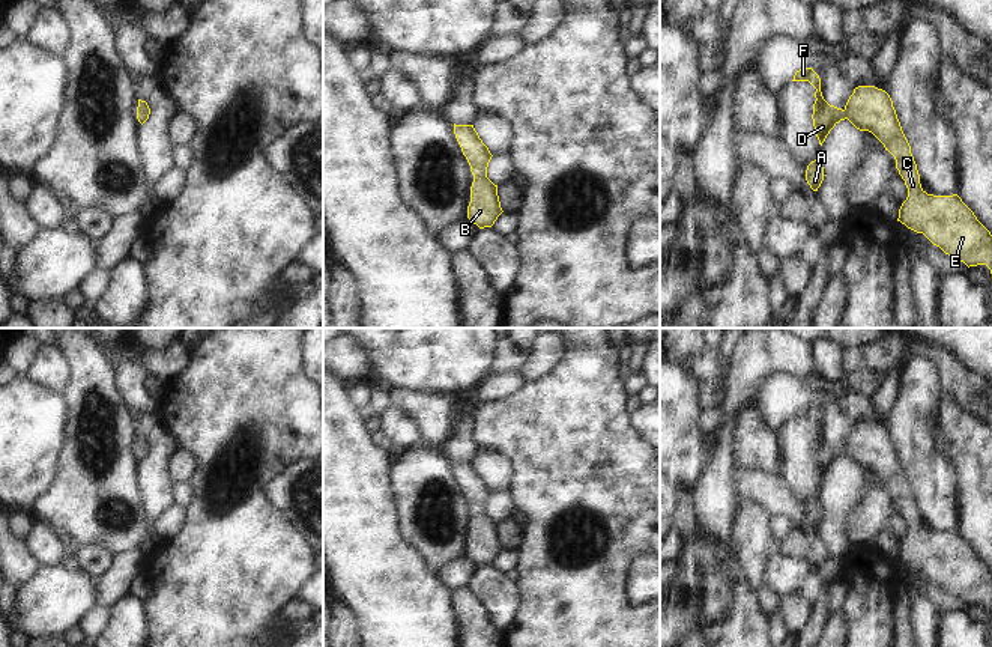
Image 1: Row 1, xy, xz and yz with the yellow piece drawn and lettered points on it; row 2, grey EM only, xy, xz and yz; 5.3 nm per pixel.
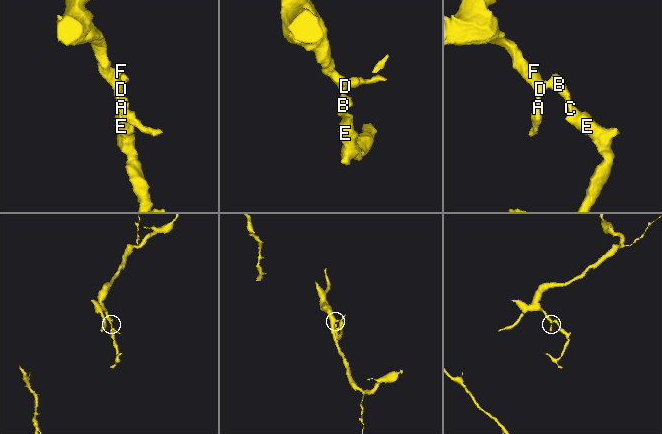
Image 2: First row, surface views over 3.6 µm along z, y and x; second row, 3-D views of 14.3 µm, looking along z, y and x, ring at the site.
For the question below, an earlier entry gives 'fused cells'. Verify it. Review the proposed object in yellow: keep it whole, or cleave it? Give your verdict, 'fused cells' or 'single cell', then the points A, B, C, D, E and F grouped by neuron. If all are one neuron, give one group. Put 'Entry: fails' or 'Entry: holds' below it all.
single cell | A B C D E F
Entry: fails

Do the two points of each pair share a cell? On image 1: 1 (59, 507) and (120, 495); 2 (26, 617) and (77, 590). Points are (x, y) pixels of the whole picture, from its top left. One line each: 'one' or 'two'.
1: one
2: one

